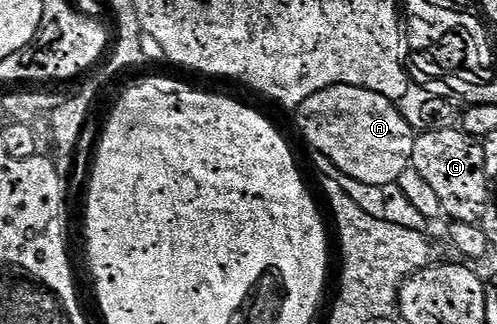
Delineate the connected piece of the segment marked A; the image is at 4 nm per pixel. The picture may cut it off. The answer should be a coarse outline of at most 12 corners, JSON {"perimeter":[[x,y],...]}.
{"perimeter":[[337,83],[300,131],[339,174],[385,187],[417,132],[393,100]]}

